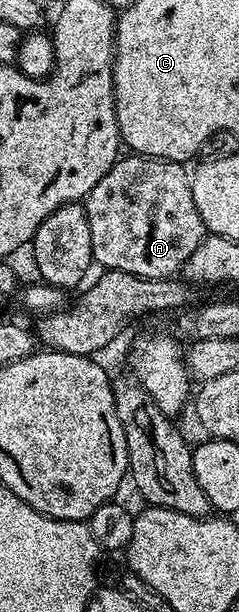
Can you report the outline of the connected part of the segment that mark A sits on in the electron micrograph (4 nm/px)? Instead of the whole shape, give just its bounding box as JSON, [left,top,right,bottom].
[83,153,206,279]

